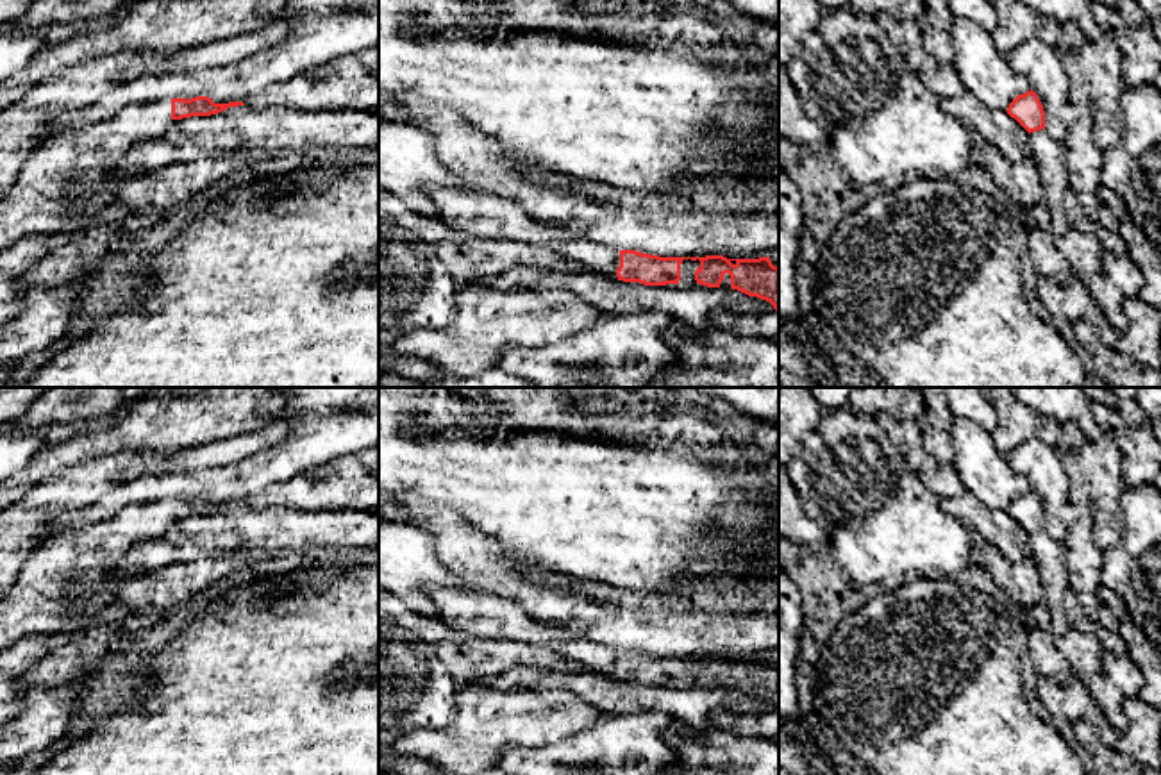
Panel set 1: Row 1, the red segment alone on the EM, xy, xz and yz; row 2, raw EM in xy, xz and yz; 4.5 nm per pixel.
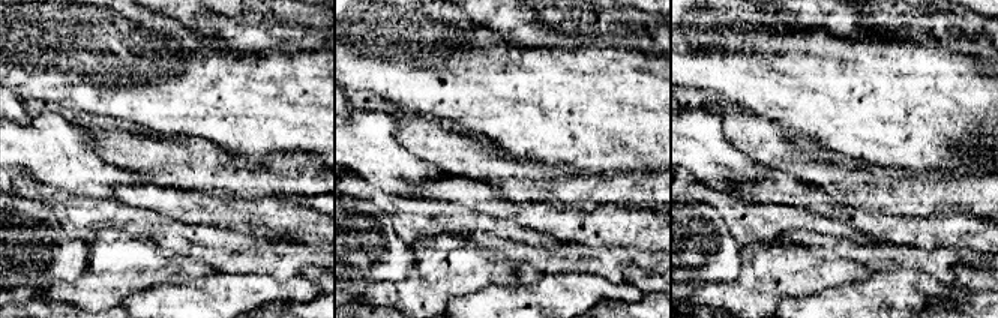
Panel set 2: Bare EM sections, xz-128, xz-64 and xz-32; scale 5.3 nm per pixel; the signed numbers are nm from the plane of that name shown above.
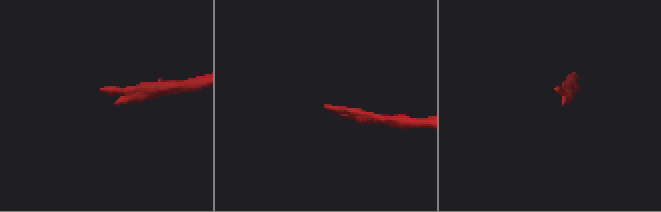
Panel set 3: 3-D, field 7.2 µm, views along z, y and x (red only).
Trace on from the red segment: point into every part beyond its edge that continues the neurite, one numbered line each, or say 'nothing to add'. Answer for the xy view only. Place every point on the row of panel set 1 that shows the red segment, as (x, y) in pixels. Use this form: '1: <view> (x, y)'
1: xy (47, 199)

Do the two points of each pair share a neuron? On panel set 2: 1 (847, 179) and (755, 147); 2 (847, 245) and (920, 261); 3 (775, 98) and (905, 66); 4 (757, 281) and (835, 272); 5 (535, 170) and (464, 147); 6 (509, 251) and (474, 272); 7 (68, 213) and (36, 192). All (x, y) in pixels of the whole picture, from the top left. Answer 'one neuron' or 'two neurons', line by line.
1: one neuron
2: one neuron
3: one neuron
4: one neuron
5: one neuron
6: two neurons
7: one neuron

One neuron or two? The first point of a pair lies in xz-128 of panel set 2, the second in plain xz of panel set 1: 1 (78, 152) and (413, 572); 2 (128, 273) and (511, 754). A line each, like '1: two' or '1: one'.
1: one
2: two

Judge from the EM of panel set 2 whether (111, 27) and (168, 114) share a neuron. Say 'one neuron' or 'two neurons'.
one neuron

